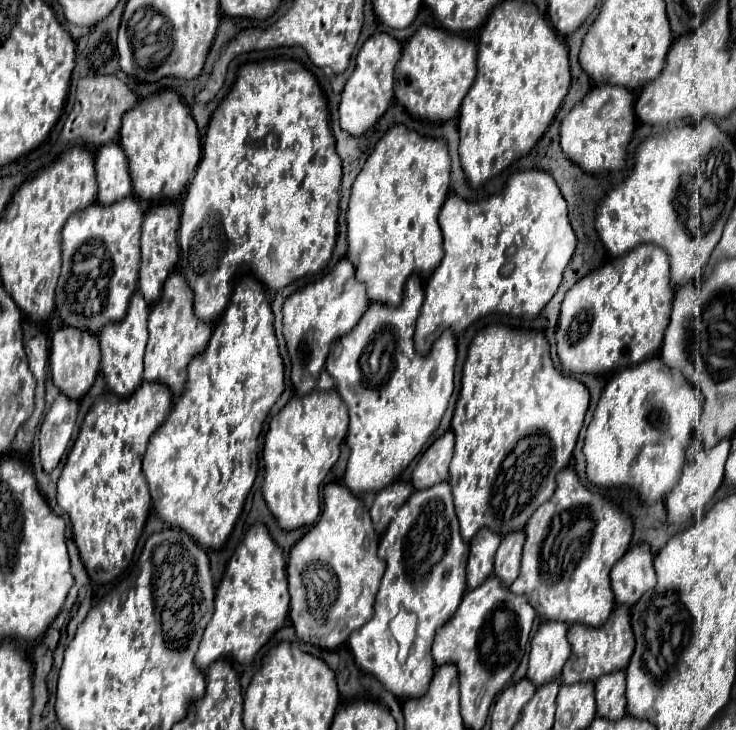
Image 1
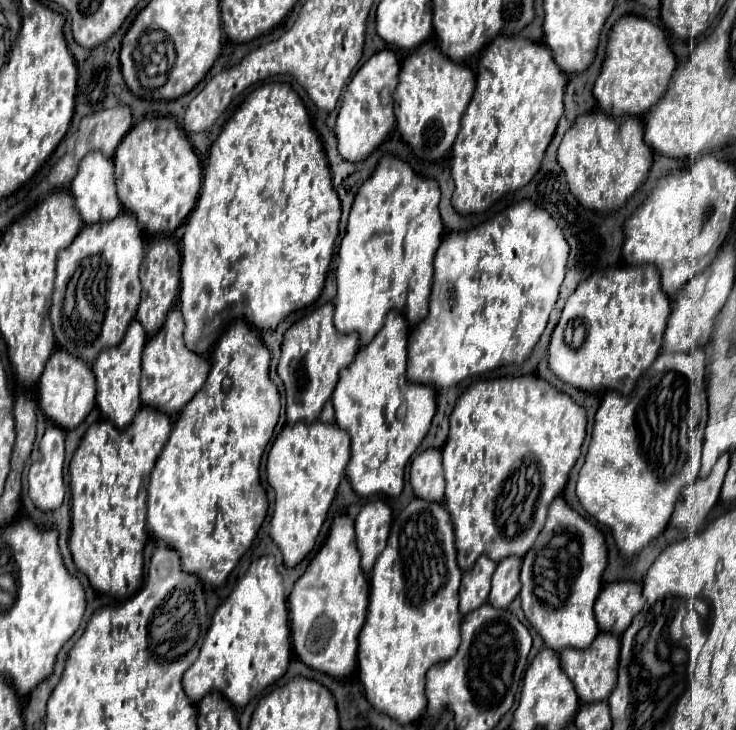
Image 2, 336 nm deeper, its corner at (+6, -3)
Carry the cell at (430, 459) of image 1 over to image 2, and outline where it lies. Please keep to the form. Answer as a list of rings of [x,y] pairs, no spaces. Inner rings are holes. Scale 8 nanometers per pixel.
[[[427,449],[411,463],[411,485],[417,497],[441,503],[445,497],[445,479],[441,465],[441,451]]]

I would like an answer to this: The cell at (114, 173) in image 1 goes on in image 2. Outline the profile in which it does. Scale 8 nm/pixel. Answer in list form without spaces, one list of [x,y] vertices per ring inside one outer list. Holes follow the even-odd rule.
[[[87,153],[79,165],[77,177],[71,181],[71,195],[75,199],[75,209],[79,211],[81,219],[87,225],[97,221],[111,221],[121,213],[121,203],[117,201],[117,189],[113,179],[113,159],[105,157],[103,153]]]

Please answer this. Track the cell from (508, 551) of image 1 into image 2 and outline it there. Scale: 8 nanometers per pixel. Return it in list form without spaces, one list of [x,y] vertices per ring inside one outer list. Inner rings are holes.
[[[507,557],[503,559],[495,573],[493,573],[493,587],[489,595],[489,603],[497,609],[507,609],[513,599],[521,591],[521,581],[519,581],[519,571],[521,571],[521,559],[519,557]]]

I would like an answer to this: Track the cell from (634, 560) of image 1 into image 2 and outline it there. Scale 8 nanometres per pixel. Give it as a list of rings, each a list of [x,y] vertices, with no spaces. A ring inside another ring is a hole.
[[[623,581],[605,585],[595,601],[595,619],[601,631],[621,635],[643,609],[645,597],[639,583]]]

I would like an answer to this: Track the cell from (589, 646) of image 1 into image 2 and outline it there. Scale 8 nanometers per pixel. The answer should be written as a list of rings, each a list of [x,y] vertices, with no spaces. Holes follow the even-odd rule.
[[[599,633],[597,639],[583,651],[579,651],[579,649],[563,649],[561,651],[561,655],[559,655],[561,657],[561,669],[573,681],[581,703],[605,701],[611,695],[611,691],[617,683],[619,649],[621,649],[619,637],[615,637],[613,633]]]

